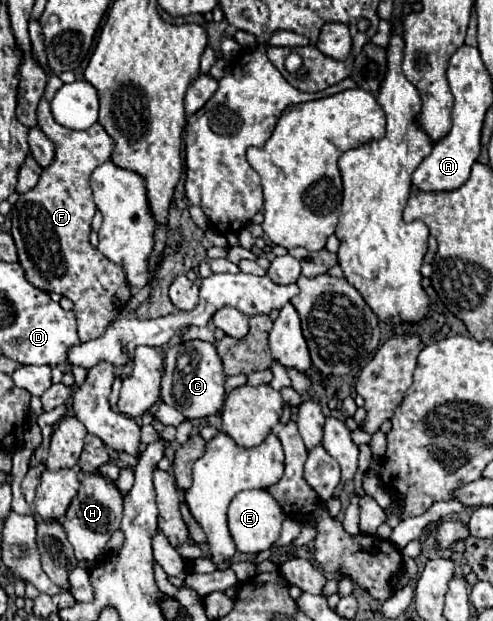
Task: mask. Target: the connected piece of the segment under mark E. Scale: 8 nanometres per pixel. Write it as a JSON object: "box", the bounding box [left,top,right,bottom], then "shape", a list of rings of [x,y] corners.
{"box":[227,490,285,554],"shape":[[[243,490],[231,500],[227,518],[237,550],[245,554],[259,554],[263,550],[269,550],[277,542],[281,534],[281,524],[285,520],[285,512],[277,504],[277,500],[269,496],[267,490]]]}

